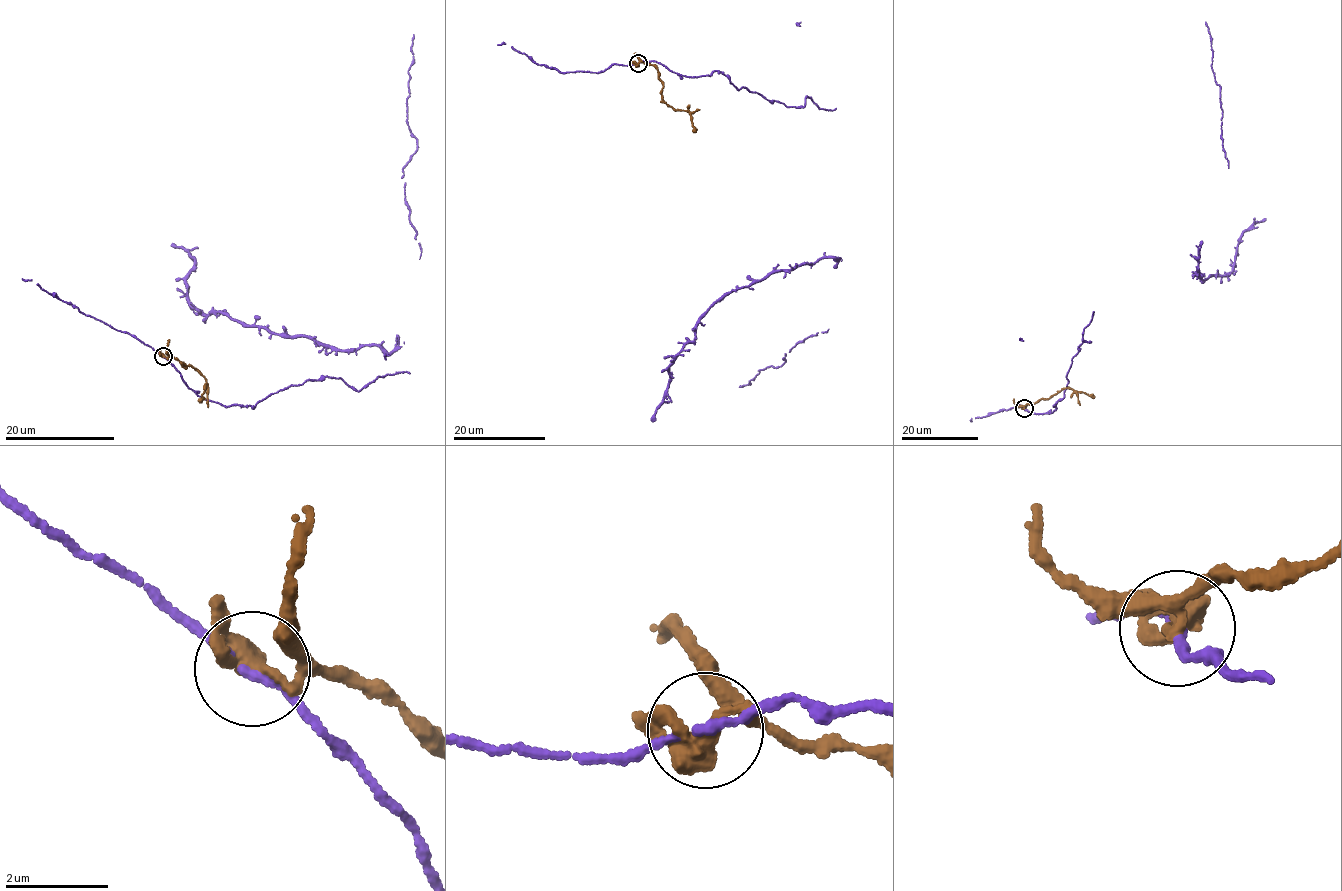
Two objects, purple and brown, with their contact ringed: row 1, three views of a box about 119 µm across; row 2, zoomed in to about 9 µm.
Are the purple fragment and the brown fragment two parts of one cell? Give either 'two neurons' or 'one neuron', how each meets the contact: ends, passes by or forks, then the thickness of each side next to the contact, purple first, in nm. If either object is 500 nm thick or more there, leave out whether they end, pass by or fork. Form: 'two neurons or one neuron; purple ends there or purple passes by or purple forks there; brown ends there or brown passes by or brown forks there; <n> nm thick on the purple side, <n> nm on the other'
two neurons; purple passes by; brown passes by; 150 nm thick on the purple side, 360 nm on the other

